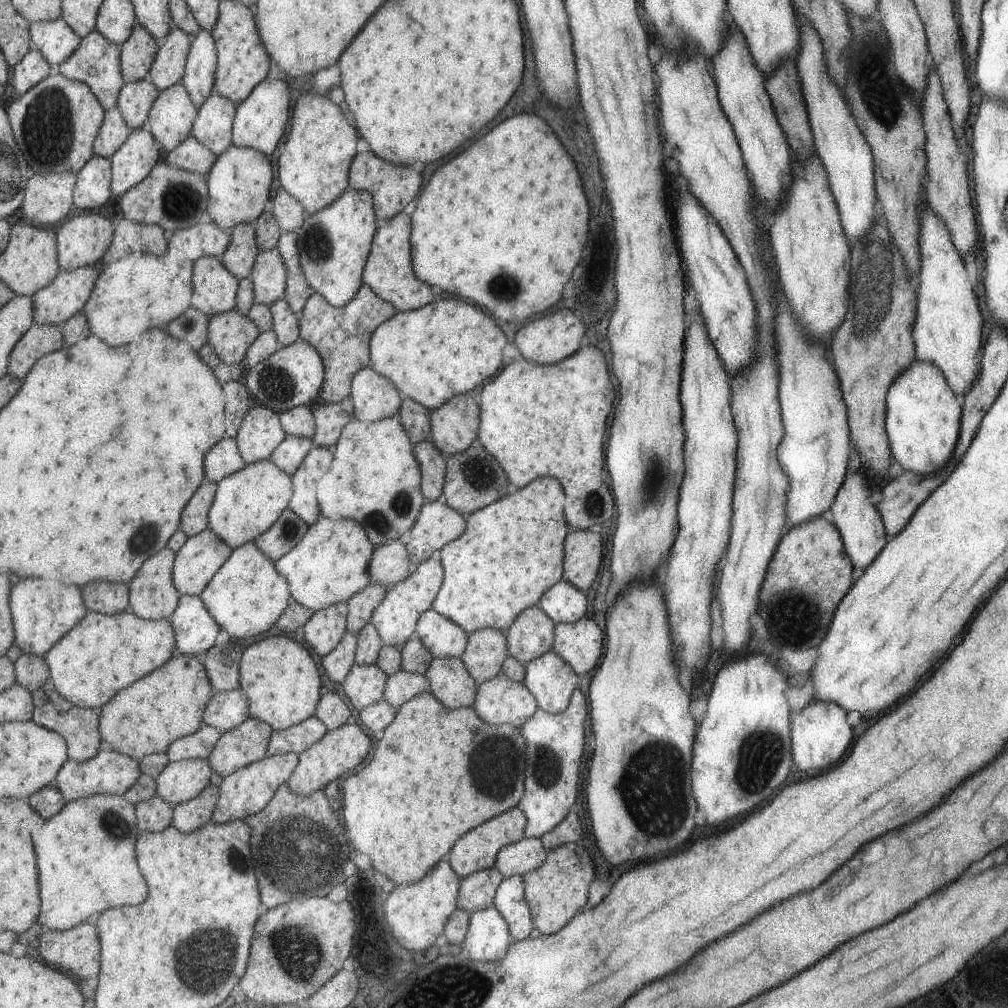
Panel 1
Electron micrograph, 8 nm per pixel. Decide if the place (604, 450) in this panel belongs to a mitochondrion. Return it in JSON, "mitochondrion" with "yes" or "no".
{"mitochondrion":"no"}

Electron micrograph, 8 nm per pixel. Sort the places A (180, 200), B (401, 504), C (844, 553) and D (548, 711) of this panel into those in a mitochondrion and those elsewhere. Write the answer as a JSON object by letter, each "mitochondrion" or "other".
{"A":"mitochondrion","B":"mitochondrion","C":"other","D":"other"}

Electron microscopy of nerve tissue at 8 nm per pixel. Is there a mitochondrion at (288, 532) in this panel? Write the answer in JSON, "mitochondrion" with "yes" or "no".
{"mitochondrion":"yes"}

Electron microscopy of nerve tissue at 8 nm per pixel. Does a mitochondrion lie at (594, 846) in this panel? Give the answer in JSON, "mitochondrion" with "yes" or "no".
{"mitochondrion":"no"}

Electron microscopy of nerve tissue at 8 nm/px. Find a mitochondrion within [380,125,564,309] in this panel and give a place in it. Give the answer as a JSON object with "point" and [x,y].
{"point":[504,286]}

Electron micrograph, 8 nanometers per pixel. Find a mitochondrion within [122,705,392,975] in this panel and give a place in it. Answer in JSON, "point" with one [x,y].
{"point":[283,845]}

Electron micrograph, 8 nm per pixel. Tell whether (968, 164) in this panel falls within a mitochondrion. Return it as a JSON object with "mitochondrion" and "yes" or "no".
{"mitochondrion":"no"}

